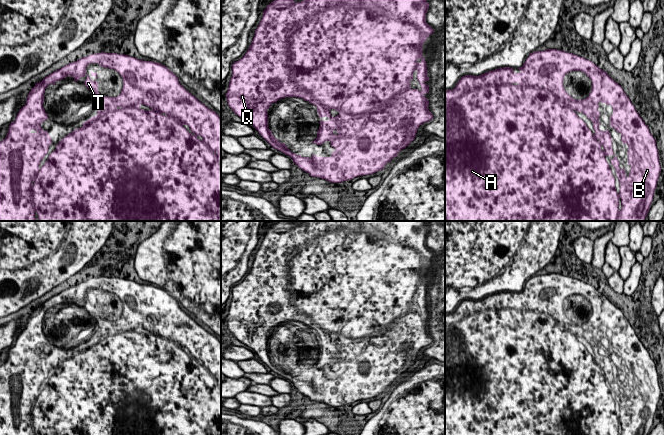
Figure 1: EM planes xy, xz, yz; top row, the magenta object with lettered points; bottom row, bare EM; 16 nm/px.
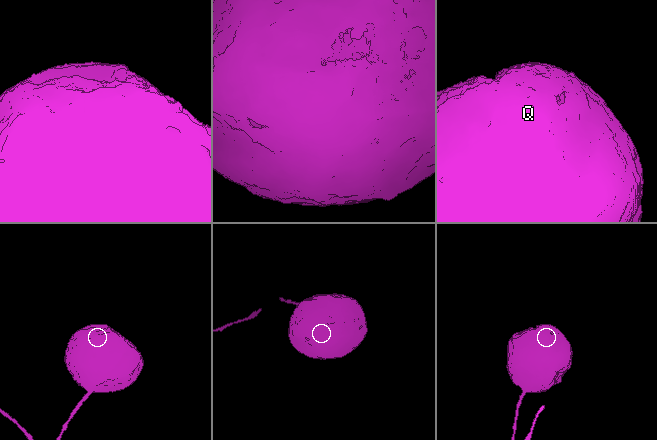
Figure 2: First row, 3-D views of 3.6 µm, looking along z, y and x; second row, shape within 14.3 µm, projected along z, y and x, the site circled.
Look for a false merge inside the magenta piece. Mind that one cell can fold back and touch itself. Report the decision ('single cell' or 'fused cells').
single cell

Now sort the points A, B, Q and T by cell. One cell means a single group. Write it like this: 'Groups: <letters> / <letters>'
Groups: A B Q T

